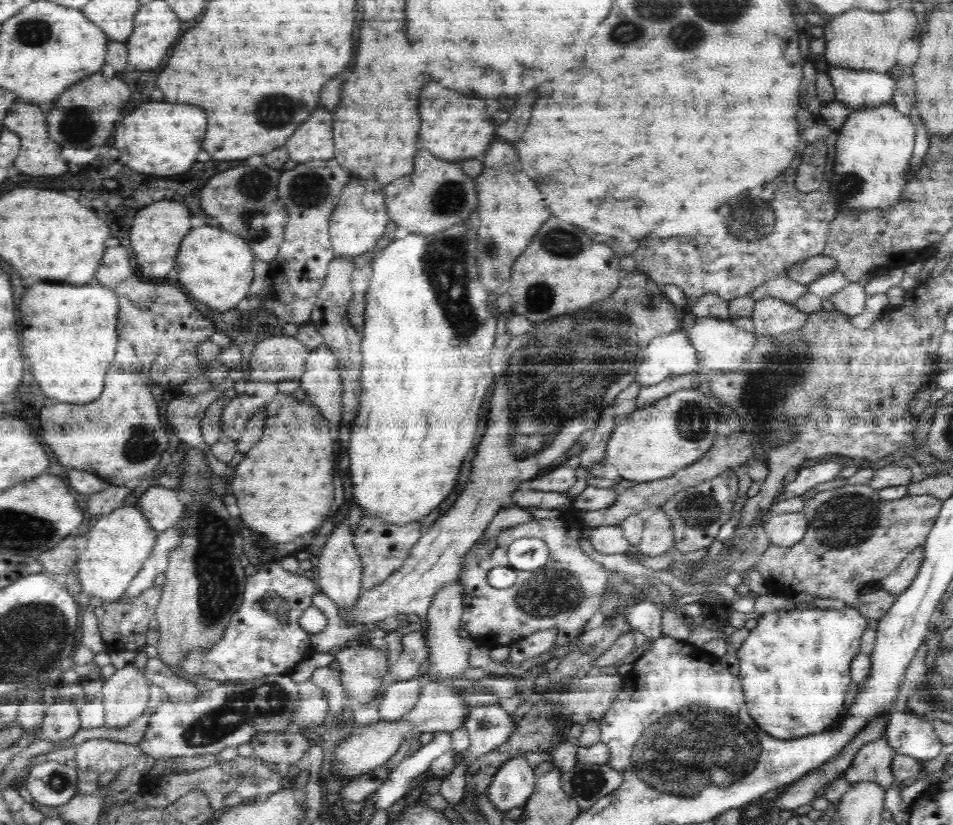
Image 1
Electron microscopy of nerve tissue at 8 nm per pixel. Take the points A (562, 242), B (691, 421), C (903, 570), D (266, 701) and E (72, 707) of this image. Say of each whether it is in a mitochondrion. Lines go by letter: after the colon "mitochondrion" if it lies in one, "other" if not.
A: mitochondrion
B: mitochondrion
C: other
D: mitochondrion
E: other

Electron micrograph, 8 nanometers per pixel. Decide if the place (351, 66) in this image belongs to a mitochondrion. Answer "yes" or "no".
no

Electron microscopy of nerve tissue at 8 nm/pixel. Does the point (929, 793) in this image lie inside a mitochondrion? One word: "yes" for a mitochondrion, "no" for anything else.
no

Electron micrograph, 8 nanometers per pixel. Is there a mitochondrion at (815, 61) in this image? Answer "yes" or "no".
no

